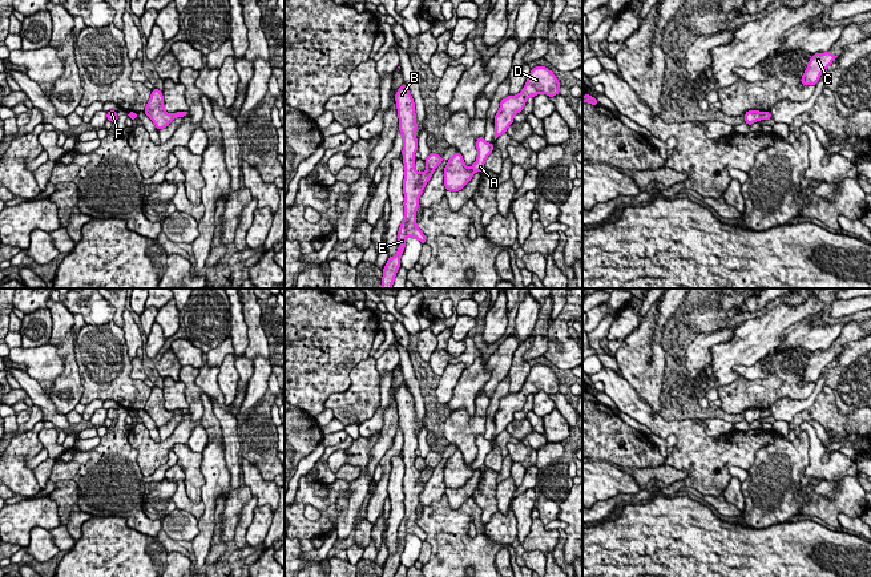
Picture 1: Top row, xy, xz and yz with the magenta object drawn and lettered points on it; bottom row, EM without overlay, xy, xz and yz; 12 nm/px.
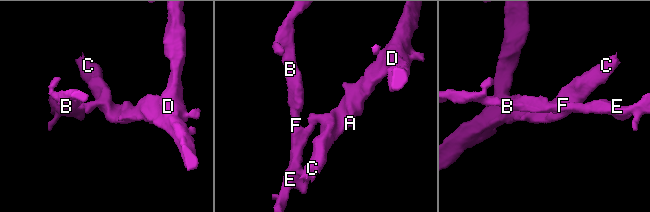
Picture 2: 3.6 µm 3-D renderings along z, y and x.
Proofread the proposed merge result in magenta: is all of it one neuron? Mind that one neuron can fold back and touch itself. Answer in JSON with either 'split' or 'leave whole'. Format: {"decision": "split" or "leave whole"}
{"decision": "split"}

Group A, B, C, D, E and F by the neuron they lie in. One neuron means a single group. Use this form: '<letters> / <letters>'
A C D / B E F

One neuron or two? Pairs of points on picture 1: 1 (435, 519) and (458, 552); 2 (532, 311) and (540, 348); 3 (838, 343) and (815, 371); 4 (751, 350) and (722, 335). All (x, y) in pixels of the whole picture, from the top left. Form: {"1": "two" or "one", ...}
{"1": "one", "2": "two", "3": "one", "4": "two"}

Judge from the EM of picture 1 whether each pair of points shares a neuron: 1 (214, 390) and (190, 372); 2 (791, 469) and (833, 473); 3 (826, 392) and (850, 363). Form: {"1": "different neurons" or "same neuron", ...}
{"1": "different neurons", "2": "different neurons", "3": "different neurons"}

